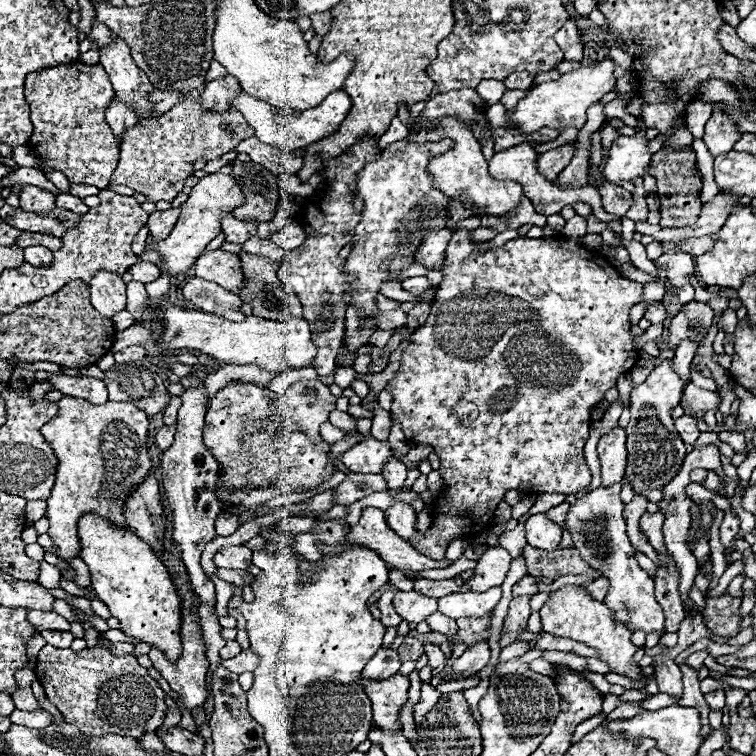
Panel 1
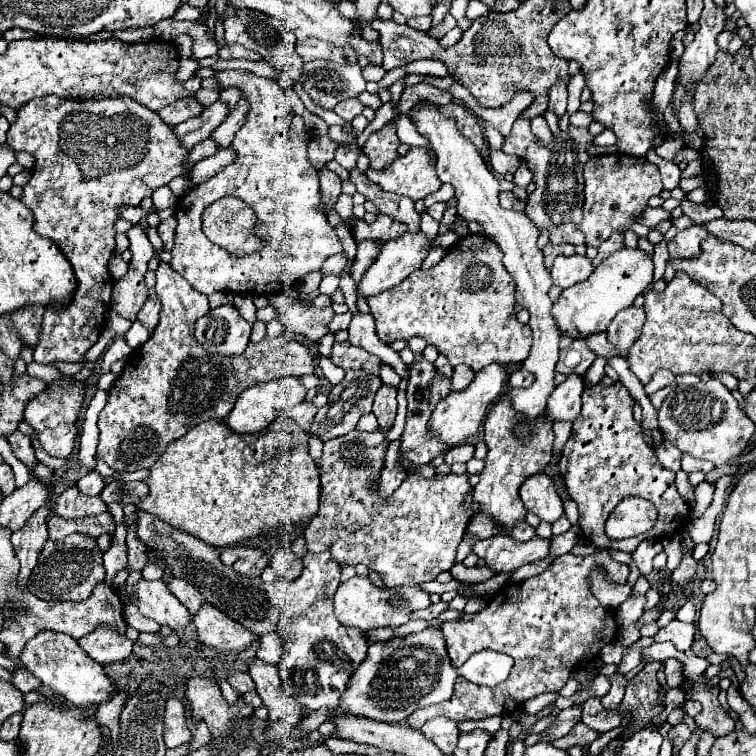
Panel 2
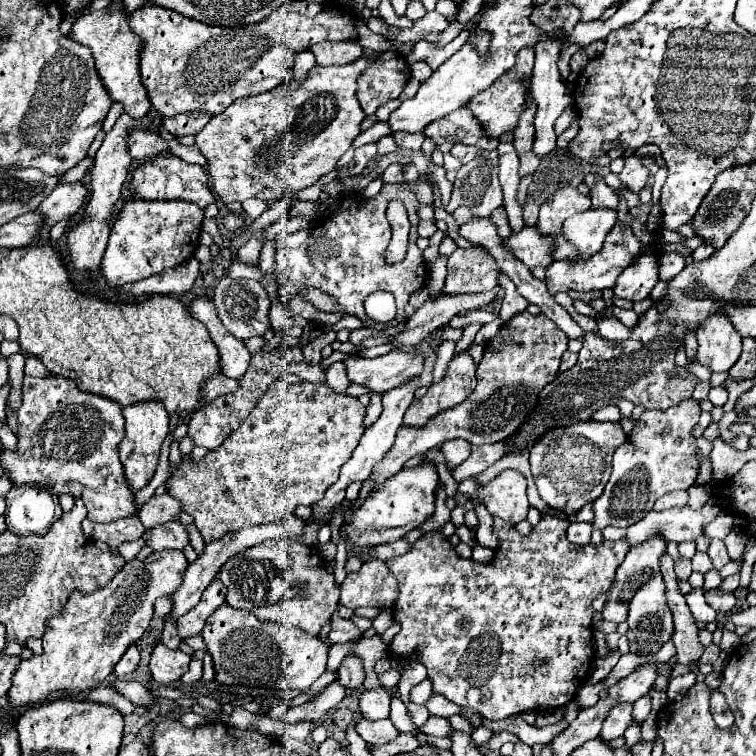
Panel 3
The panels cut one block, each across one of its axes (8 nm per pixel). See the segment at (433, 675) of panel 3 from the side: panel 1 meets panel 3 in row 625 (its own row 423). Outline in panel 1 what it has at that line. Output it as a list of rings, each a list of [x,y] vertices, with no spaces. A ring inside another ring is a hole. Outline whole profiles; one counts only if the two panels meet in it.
[[[456,230],[454,238],[450,240],[450,246],[446,250],[446,264],[444,264],[444,280],[436,286],[436,298],[432,302],[430,316],[424,326],[420,326],[414,332],[414,338],[410,346],[404,350],[402,360],[400,360],[400,370],[396,372],[394,380],[388,382],[386,390],[392,392],[392,420],[400,422],[404,436],[410,442],[426,442],[432,444],[436,454],[440,456],[440,468],[438,472],[442,474],[446,482],[444,494],[436,500],[436,510],[434,512],[434,522],[426,534],[416,534],[410,538],[410,544],[422,552],[424,556],[430,556],[432,560],[442,560],[448,544],[458,536],[474,536],[480,534],[482,530],[488,528],[492,522],[492,512],[496,506],[502,502],[504,494],[508,490],[520,490],[520,492],[560,492],[560,494],[576,494],[584,490],[590,484],[590,470],[584,462],[584,444],[588,440],[590,432],[590,410],[594,404],[598,404],[604,398],[604,392],[612,386],[616,386],[616,378],[620,374],[626,374],[632,366],[635,366],[639,354],[638,350],[632,346],[632,334],[630,334],[630,308],[634,304],[642,302],[642,290],[644,286],[638,282],[632,282],[628,278],[622,278],[614,266],[610,266],[608,260],[594,256],[588,252],[580,240],[572,240],[566,236],[558,238],[514,238],[504,246],[488,246],[486,242],[482,244],[472,244],[470,242],[470,230]],[[554,378],[560,378],[560,382],[572,382],[572,384],[562,384],[562,386],[546,386],[546,384],[534,384],[534,382],[550,382]]]

